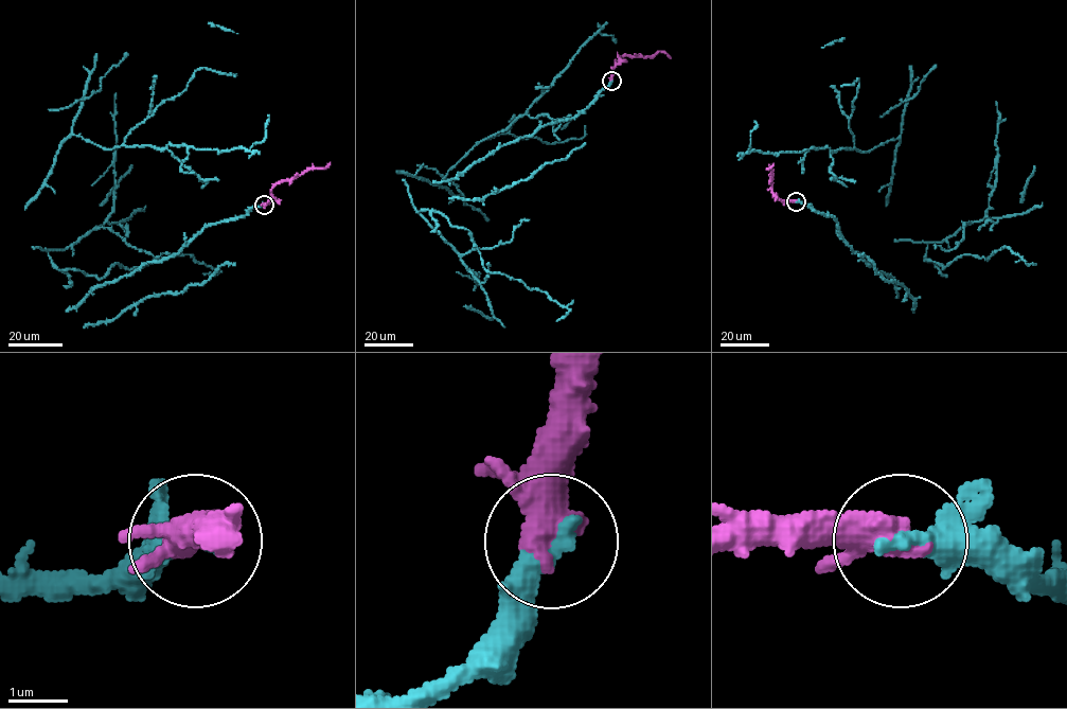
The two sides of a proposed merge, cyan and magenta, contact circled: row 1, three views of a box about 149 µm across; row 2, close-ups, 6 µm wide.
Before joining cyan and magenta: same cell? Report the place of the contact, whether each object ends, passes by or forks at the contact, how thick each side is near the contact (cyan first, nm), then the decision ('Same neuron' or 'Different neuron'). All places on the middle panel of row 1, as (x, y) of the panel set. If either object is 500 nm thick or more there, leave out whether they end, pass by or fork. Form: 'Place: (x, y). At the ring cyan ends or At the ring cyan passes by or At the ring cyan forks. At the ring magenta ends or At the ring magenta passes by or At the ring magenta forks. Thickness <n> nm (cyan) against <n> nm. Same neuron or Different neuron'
Place: (611, 81). At the ring cyan ends. At the ring magenta passes by. Thickness 440 nm (cyan) against 440 nm. Same neuron

